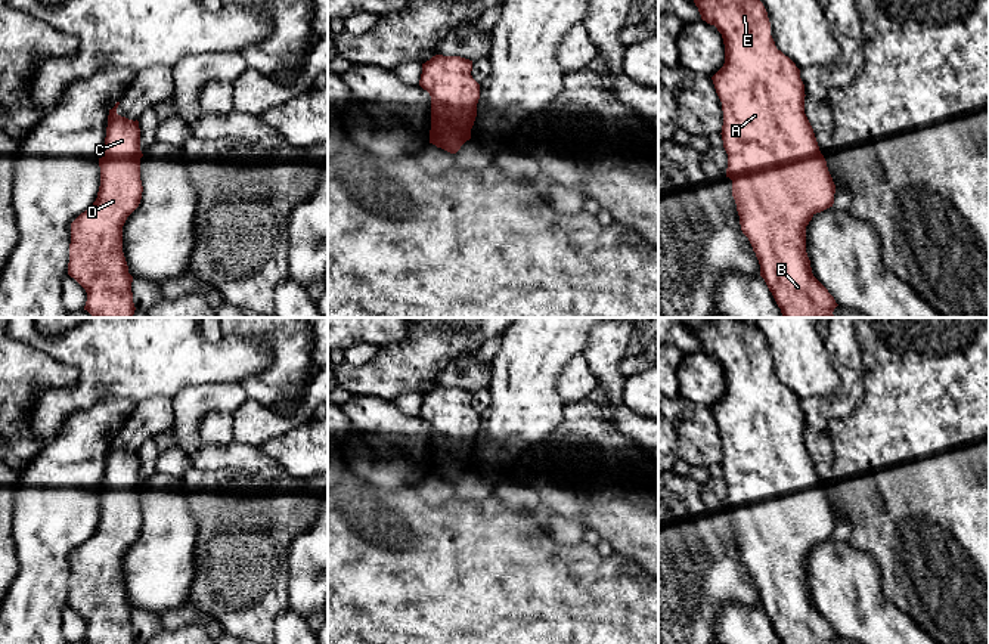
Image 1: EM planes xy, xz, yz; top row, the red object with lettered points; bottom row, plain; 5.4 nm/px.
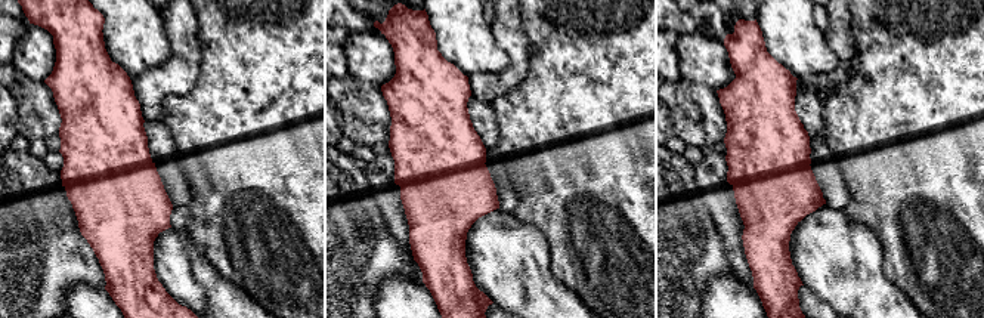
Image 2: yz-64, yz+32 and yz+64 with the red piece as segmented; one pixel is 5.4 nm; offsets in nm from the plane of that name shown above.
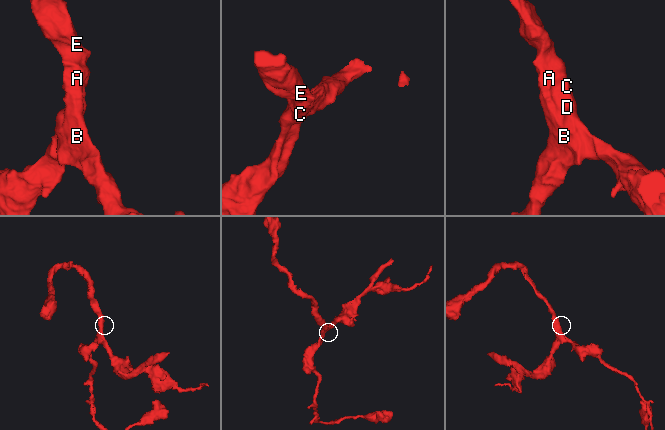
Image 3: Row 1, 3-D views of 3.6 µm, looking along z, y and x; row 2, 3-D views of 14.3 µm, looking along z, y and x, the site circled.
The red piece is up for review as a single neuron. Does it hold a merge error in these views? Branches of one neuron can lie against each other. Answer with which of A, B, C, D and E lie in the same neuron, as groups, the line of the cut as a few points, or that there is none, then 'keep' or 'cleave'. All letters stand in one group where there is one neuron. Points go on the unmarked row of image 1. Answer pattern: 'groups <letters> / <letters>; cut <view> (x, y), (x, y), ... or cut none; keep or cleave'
groups A B C D E; cut none; keep

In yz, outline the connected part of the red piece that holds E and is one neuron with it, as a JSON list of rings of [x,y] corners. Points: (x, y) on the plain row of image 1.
[[[706,318],[695,329],[701,350],[714,356],[725,375],[725,394],[711,408],[722,433],[722,471],[728,484],[726,508],[732,511],[742,564],[748,569],[765,610],[781,644],[833,644],[838,637],[813,607],[806,583],[806,557],[816,544],[834,535],[835,515],[804,445],[804,415],[796,394],[776,380],[763,334],[734,318]]]

